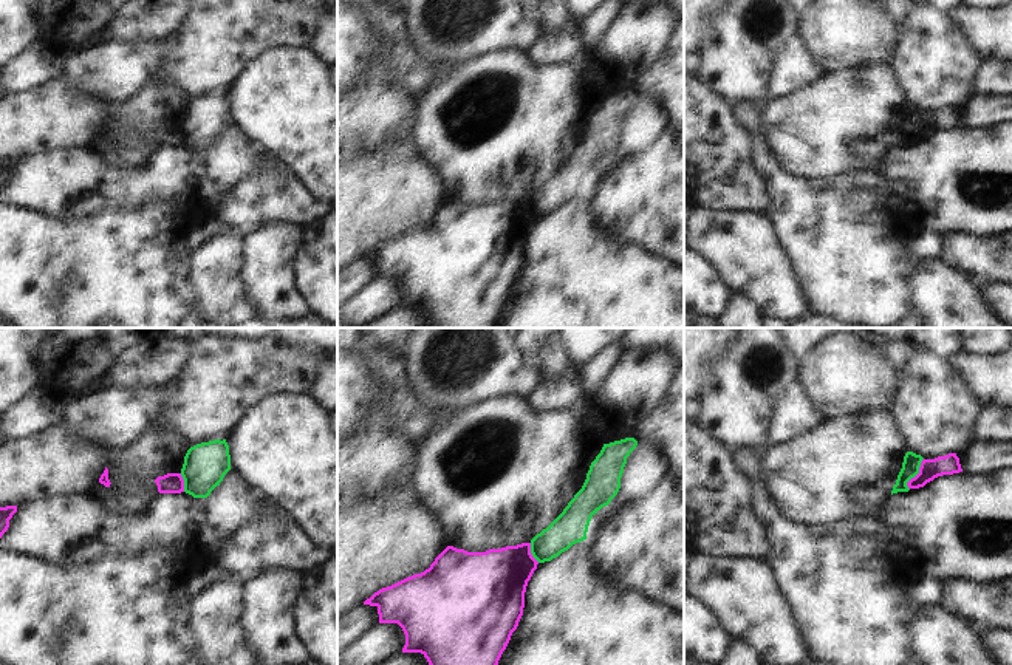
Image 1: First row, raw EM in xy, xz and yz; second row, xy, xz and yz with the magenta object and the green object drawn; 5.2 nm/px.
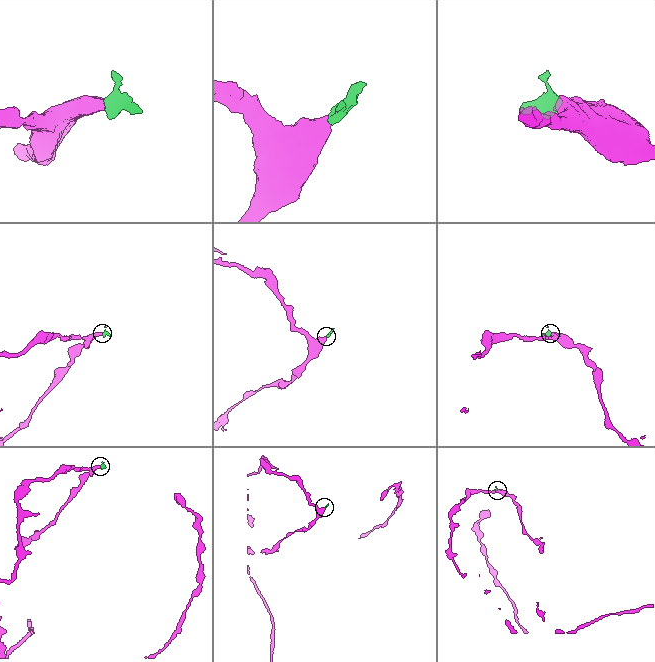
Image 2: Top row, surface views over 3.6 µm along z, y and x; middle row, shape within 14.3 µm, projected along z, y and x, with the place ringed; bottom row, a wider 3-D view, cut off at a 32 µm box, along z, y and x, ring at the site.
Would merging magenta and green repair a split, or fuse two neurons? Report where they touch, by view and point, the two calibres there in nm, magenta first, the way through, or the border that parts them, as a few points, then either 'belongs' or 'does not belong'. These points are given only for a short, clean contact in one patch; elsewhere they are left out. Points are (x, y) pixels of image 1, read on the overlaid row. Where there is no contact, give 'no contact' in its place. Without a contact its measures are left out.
yz (918, 474) | 110/100 nm | along yz (923, 458), (918, 472), (907, 483), (909, 489) | does not belong

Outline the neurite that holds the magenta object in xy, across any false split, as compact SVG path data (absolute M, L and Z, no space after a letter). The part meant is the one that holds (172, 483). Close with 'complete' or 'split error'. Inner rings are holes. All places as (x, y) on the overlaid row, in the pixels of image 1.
M167 473L155 479L159 493L181 493L184 492L184 479L181 473Z; complete

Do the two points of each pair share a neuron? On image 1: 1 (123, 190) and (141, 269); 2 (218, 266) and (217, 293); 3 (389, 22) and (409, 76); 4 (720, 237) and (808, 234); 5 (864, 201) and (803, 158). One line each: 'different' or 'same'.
1: different
2: same
3: different
4: different
5: different

